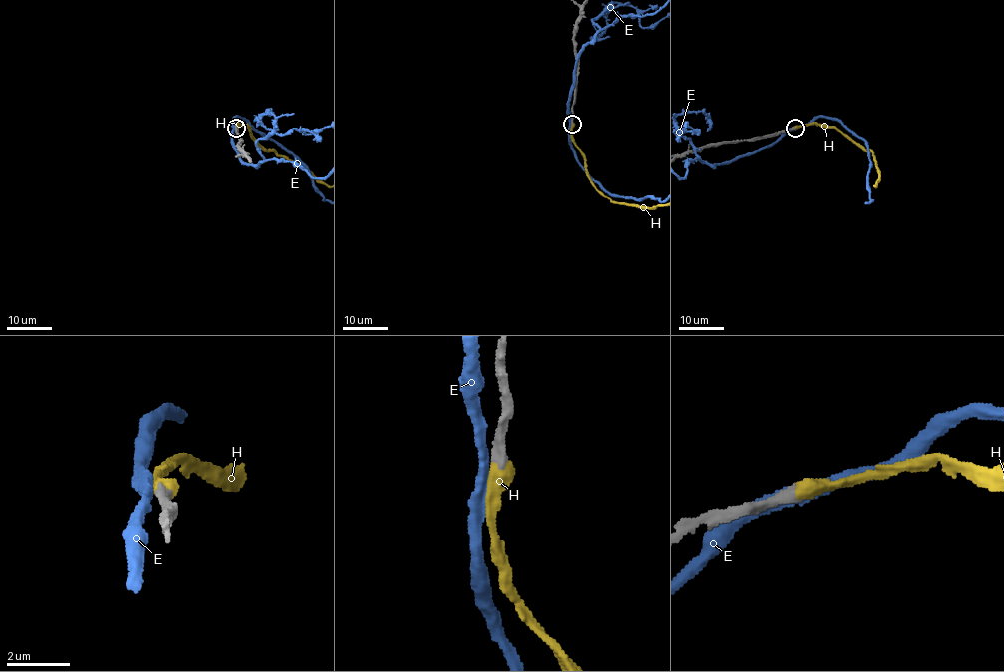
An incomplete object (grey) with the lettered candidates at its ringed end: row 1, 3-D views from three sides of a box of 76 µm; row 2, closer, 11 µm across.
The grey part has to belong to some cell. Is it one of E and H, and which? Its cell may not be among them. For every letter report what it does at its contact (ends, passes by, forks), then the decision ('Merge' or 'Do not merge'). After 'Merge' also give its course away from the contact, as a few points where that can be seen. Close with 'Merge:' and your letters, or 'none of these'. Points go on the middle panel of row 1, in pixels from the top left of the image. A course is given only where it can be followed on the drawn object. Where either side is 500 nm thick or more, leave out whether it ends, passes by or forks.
E: It passes by. Do not merge
H: Merge
Merge: H

